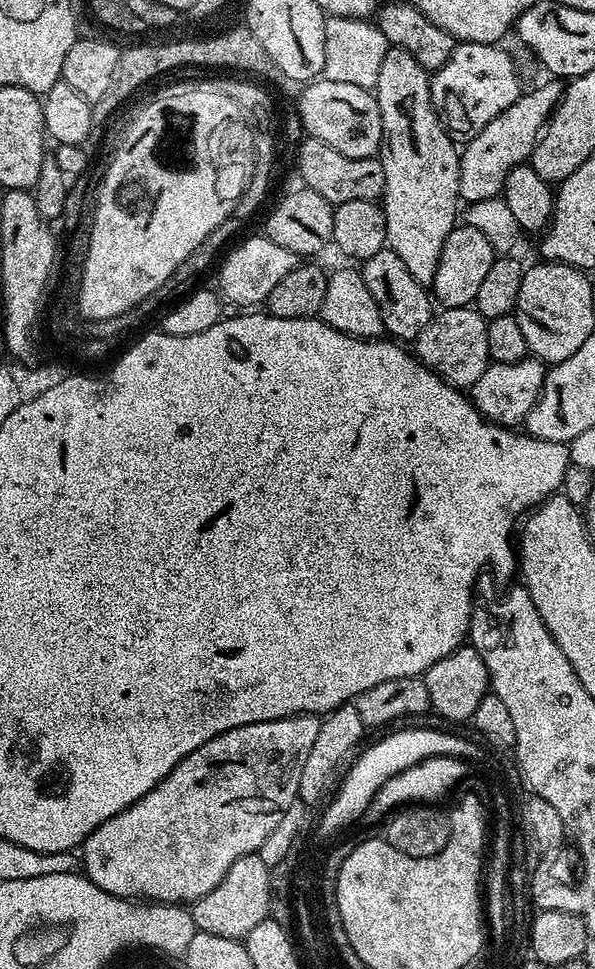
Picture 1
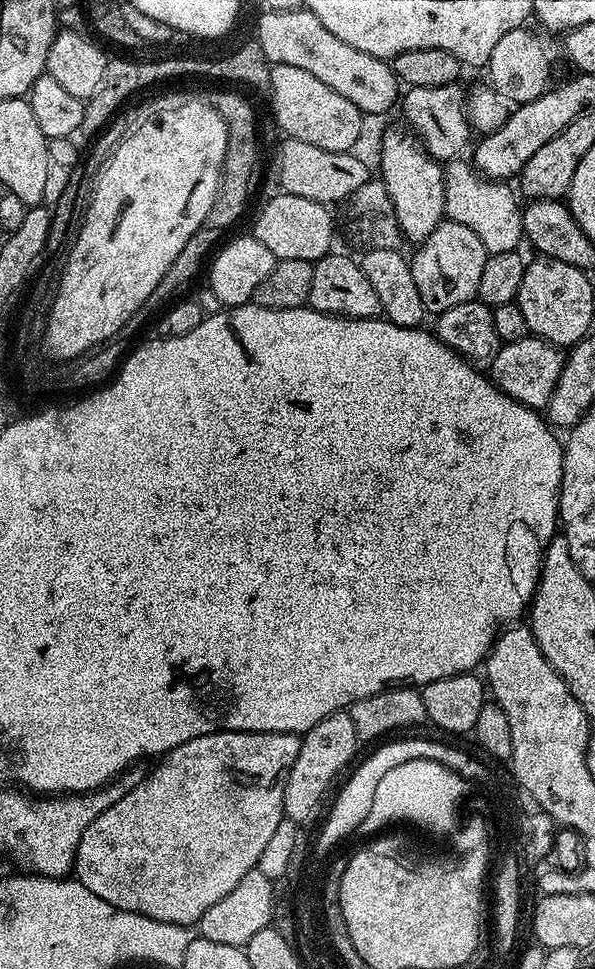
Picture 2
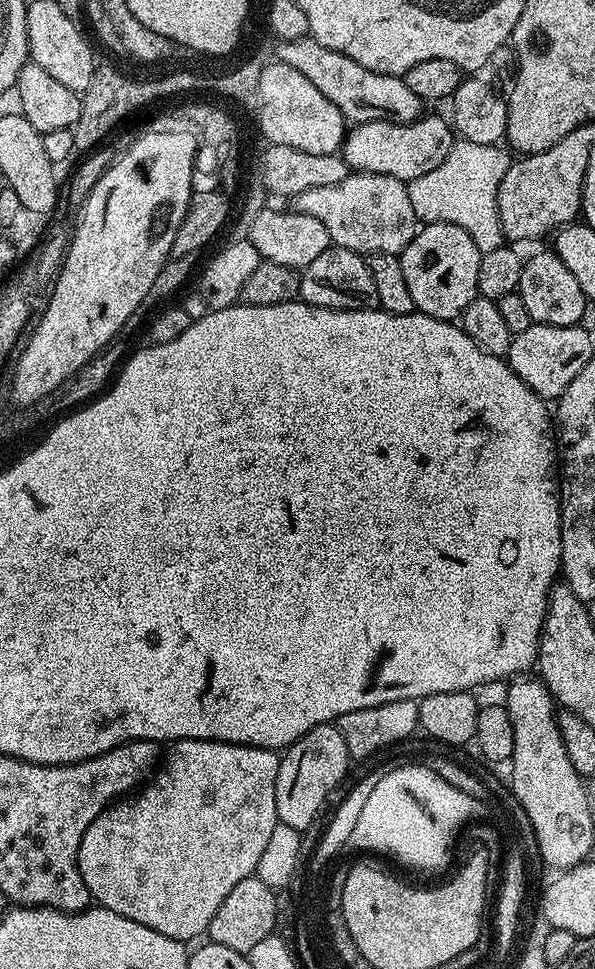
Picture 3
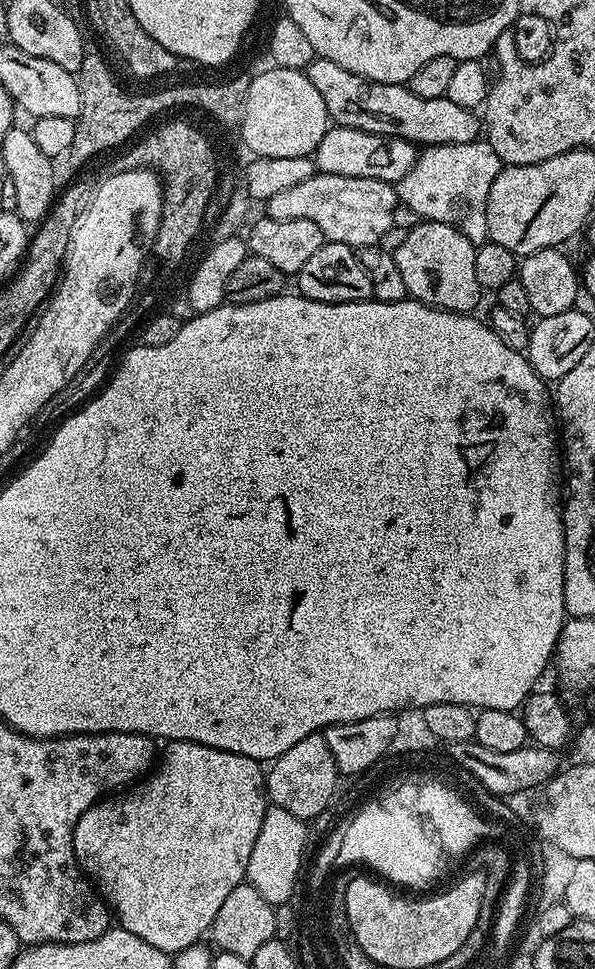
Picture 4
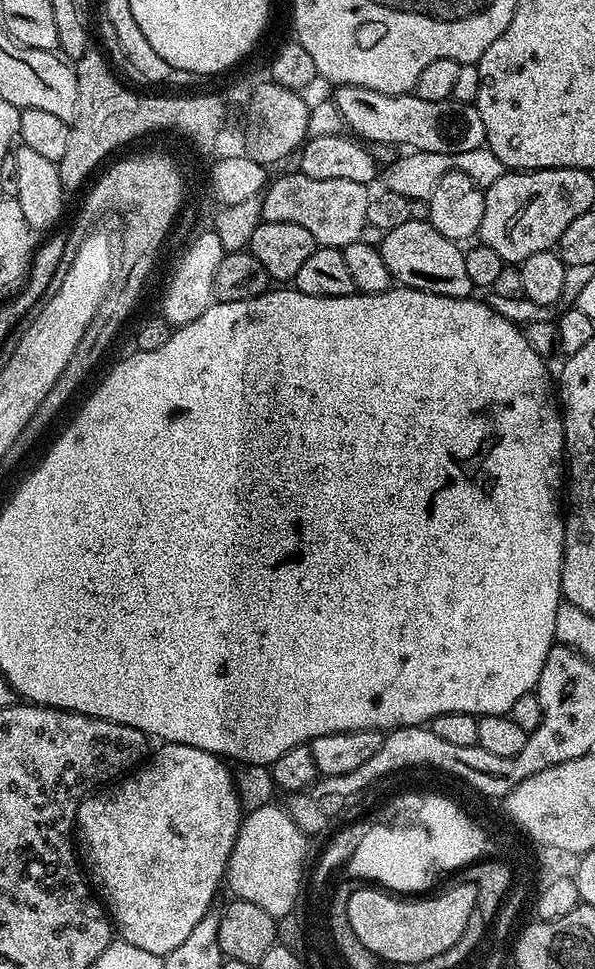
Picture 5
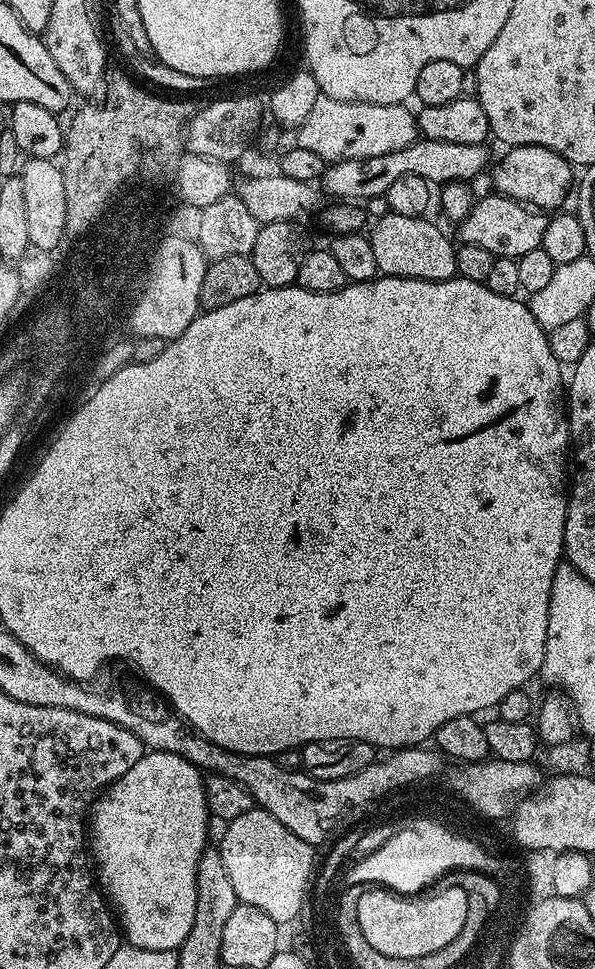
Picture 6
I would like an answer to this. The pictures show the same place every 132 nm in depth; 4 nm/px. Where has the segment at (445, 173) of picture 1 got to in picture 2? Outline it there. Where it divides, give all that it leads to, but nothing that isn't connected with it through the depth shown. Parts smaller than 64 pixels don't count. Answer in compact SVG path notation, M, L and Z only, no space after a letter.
M401 128L390 129L380 144L378 176L389 192L403 239L408 244L412 243L412 246L419 246L426 238L430 238L430 234L434 234L440 221L445 219L444 168L441 161L435 160L411 131Z

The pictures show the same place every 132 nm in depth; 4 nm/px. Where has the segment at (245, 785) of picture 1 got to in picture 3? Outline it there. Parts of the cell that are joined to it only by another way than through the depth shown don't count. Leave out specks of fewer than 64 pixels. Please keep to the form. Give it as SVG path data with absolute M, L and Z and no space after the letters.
M177 740L169 748L172 749L169 752L167 749L158 771L135 795L104 808L102 814L90 822L86 834L82 834L82 846L78 846L78 870L82 874L82 882L86 882L93 901L99 907L114 910L114 914L122 914L122 918L142 922L142 926L150 926L150 930L158 930L158 934L166 934L166 938L191 942L195 936L203 937L207 933L210 918L214 918L226 894L230 894L230 890L234 890L242 878L255 873L258 858L262 858L266 850L266 841L270 834L274 834L274 826L278 822L274 806L274 782L278 782L281 753L270 748L251 748L248 744L227 744L221 740Z

